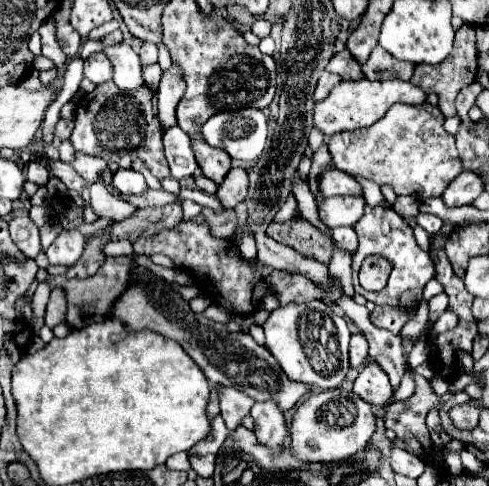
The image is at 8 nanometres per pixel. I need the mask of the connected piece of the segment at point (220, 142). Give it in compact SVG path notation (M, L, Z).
M241 109L237 113L215 113L209 121L201 127L201 135L205 137L207 145L219 147L231 155L231 159L241 161L255 161L265 149L267 141L267 117L259 109Z

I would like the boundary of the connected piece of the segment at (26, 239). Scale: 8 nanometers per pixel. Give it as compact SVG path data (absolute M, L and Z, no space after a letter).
M18 215L8 222L8 226L11 239L19 247L19 251L25 257L35 259L41 251L37 225L31 221L28 215Z

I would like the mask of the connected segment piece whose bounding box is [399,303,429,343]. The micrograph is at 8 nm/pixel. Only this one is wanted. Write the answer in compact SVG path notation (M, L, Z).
M421 303L417 307L417 313L413 319L409 319L405 323L405 327L401 329L401 337L413 337L413 343L419 341L419 337L423 335L423 329L429 325L429 309L427 309L427 303Z

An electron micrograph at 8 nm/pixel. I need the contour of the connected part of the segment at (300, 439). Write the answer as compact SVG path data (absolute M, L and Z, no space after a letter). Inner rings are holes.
M321 391L297 407L289 433L291 449L303 461L341 461L367 447L375 433L375 413L373 407L367 401L361 401L353 391ZM309 443L315 443L315 447Z

